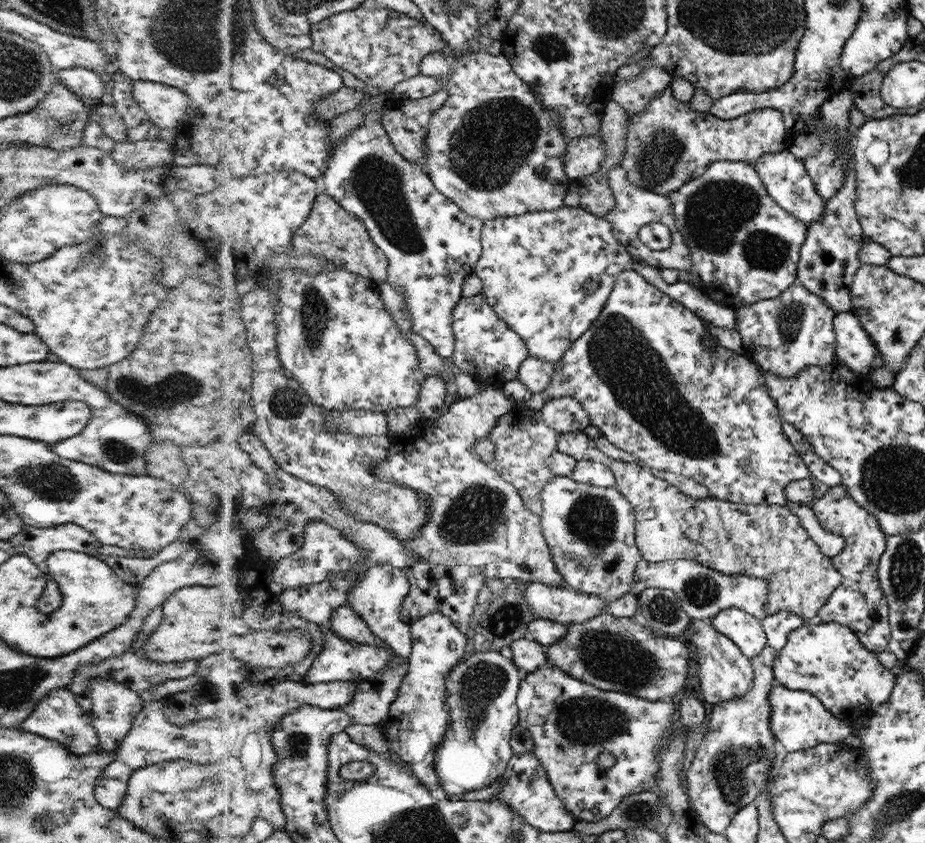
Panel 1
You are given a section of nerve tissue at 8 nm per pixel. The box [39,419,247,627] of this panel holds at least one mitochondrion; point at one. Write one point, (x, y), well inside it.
(116, 450)

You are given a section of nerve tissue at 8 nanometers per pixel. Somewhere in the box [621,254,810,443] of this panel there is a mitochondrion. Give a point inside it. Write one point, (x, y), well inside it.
(790, 317)

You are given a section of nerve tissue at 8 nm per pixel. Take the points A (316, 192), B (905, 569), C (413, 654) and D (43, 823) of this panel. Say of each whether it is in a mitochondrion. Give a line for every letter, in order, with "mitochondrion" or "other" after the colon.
A: other
B: mitochondrion
C: other
D: mitochondrion

